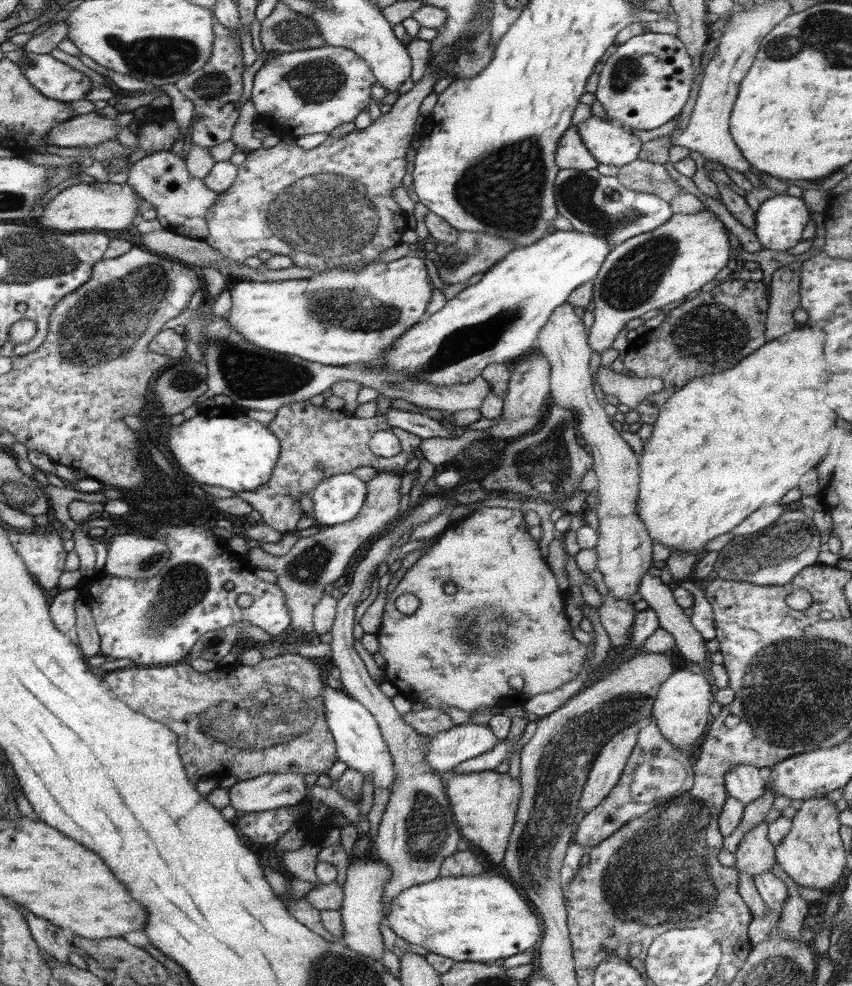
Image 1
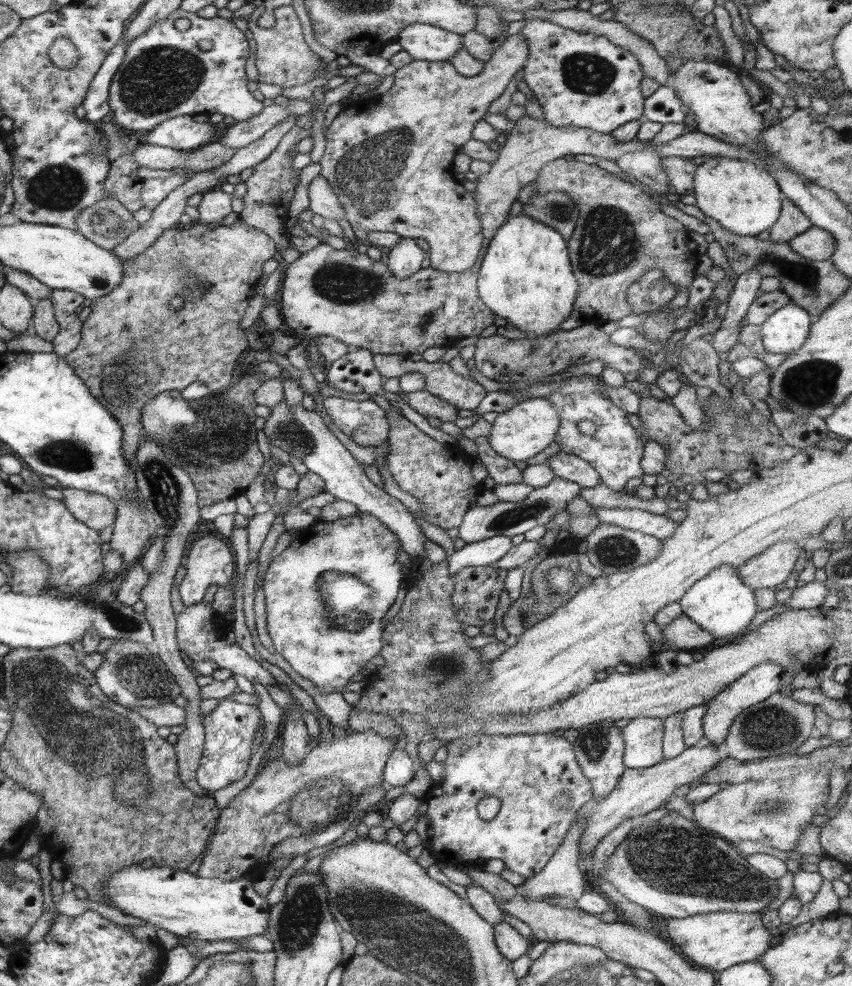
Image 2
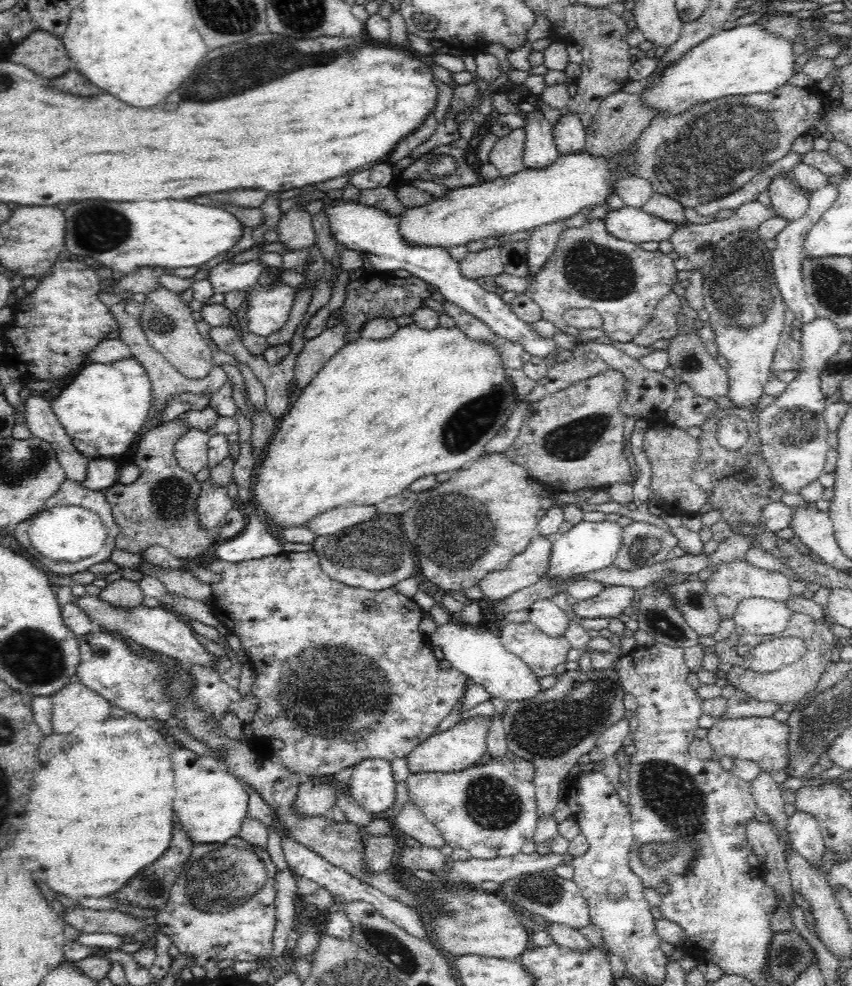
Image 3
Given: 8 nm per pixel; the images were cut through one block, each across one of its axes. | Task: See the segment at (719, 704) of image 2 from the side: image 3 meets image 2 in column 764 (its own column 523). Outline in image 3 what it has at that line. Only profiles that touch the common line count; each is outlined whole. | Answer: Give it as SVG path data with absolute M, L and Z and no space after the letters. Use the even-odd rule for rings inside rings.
M452 618L428 638L434 648L442 650L444 660L448 660L452 668L466 674L470 682L482 684L492 698L502 698L504 702L520 702L520 700L536 698L536 694L542 692L540 678L530 670L530 666L524 664L518 656L510 654L502 646L500 636L486 630L482 624L470 626Z

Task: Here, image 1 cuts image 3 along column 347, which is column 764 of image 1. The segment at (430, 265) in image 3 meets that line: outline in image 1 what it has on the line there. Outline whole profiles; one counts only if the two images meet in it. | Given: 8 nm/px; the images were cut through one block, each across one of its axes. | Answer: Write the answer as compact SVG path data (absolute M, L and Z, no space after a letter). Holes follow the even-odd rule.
M773 196L755 210L755 228L759 242L769 250L787 250L797 244L801 230L809 222L811 212L801 198Z

